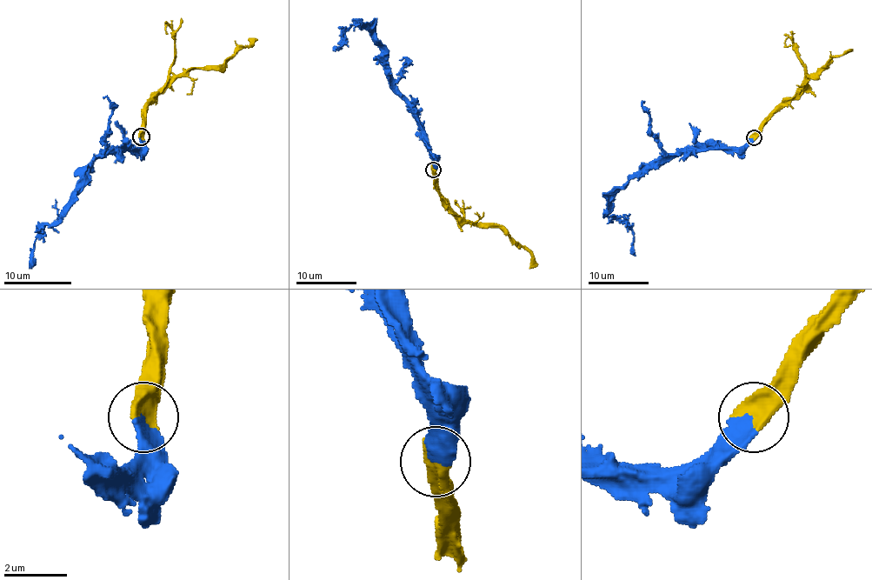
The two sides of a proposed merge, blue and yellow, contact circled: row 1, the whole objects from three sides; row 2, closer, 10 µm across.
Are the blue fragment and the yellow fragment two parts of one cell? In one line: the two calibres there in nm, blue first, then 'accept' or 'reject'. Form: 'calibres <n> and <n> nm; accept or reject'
calibres 420 and 550 nm; accept

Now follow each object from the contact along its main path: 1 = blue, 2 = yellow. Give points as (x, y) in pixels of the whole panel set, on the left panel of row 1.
1: (141, 137), (137, 147), (113, 147), (91, 164), (61, 216), (45, 223), (36, 236), (29, 268)
2: (141, 137), (147, 105), (168, 84), (191, 70), (215, 70), (249, 45), (248, 38)

